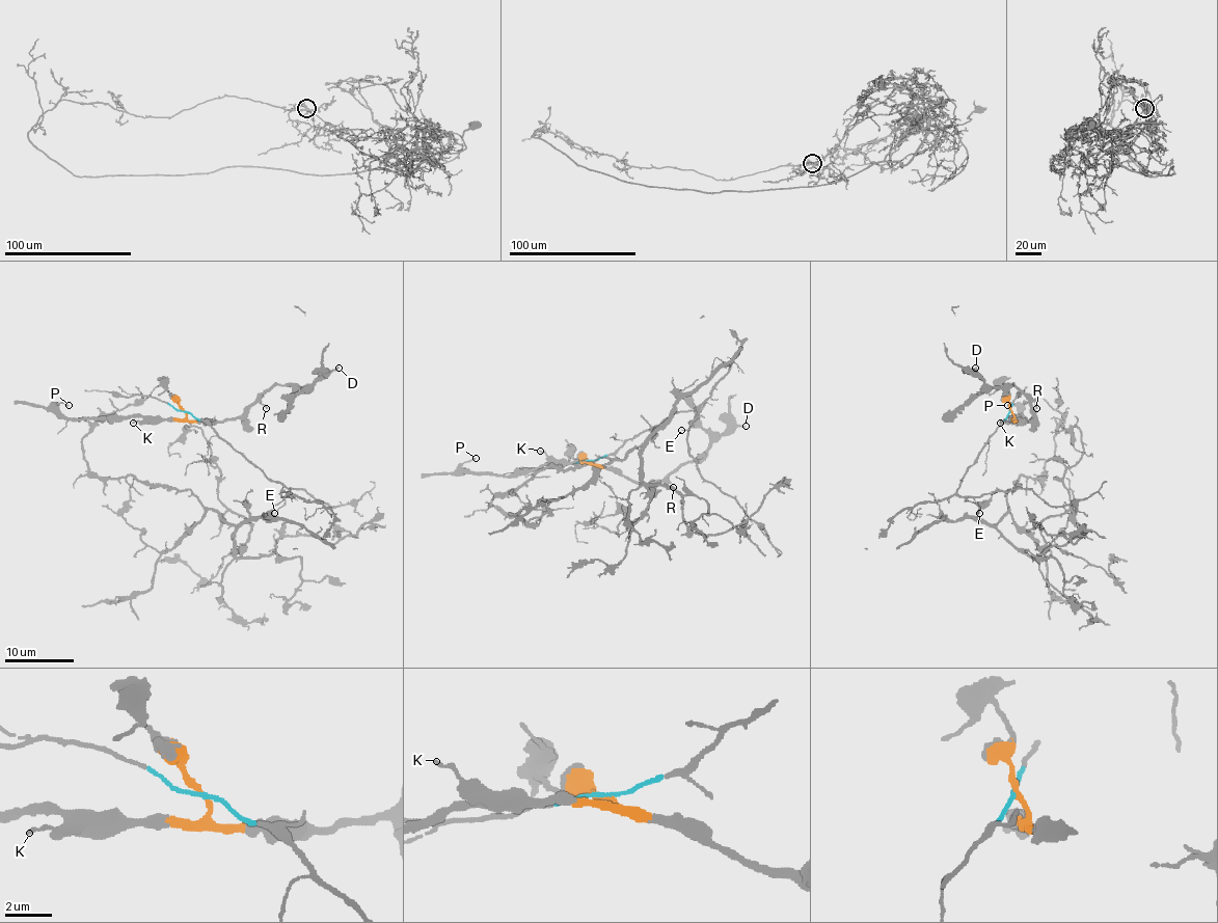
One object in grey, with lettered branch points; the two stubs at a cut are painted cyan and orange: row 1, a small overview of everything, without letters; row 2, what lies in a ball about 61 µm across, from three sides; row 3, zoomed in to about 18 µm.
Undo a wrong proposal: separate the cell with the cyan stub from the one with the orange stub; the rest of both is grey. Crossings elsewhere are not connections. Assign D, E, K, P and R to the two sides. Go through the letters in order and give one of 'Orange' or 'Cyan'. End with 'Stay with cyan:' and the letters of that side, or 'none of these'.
D: Orange
E: Cyan
K: Orange
P: Orange
R: Orange
Stay with cyan: E

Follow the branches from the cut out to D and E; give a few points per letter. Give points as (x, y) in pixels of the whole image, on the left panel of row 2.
D: (184, 412), (189, 421), (239, 417), (276, 384), (307, 387), (339, 368)
E: (184, 412), (191, 412), (207, 423), (291, 492), (275, 513)

